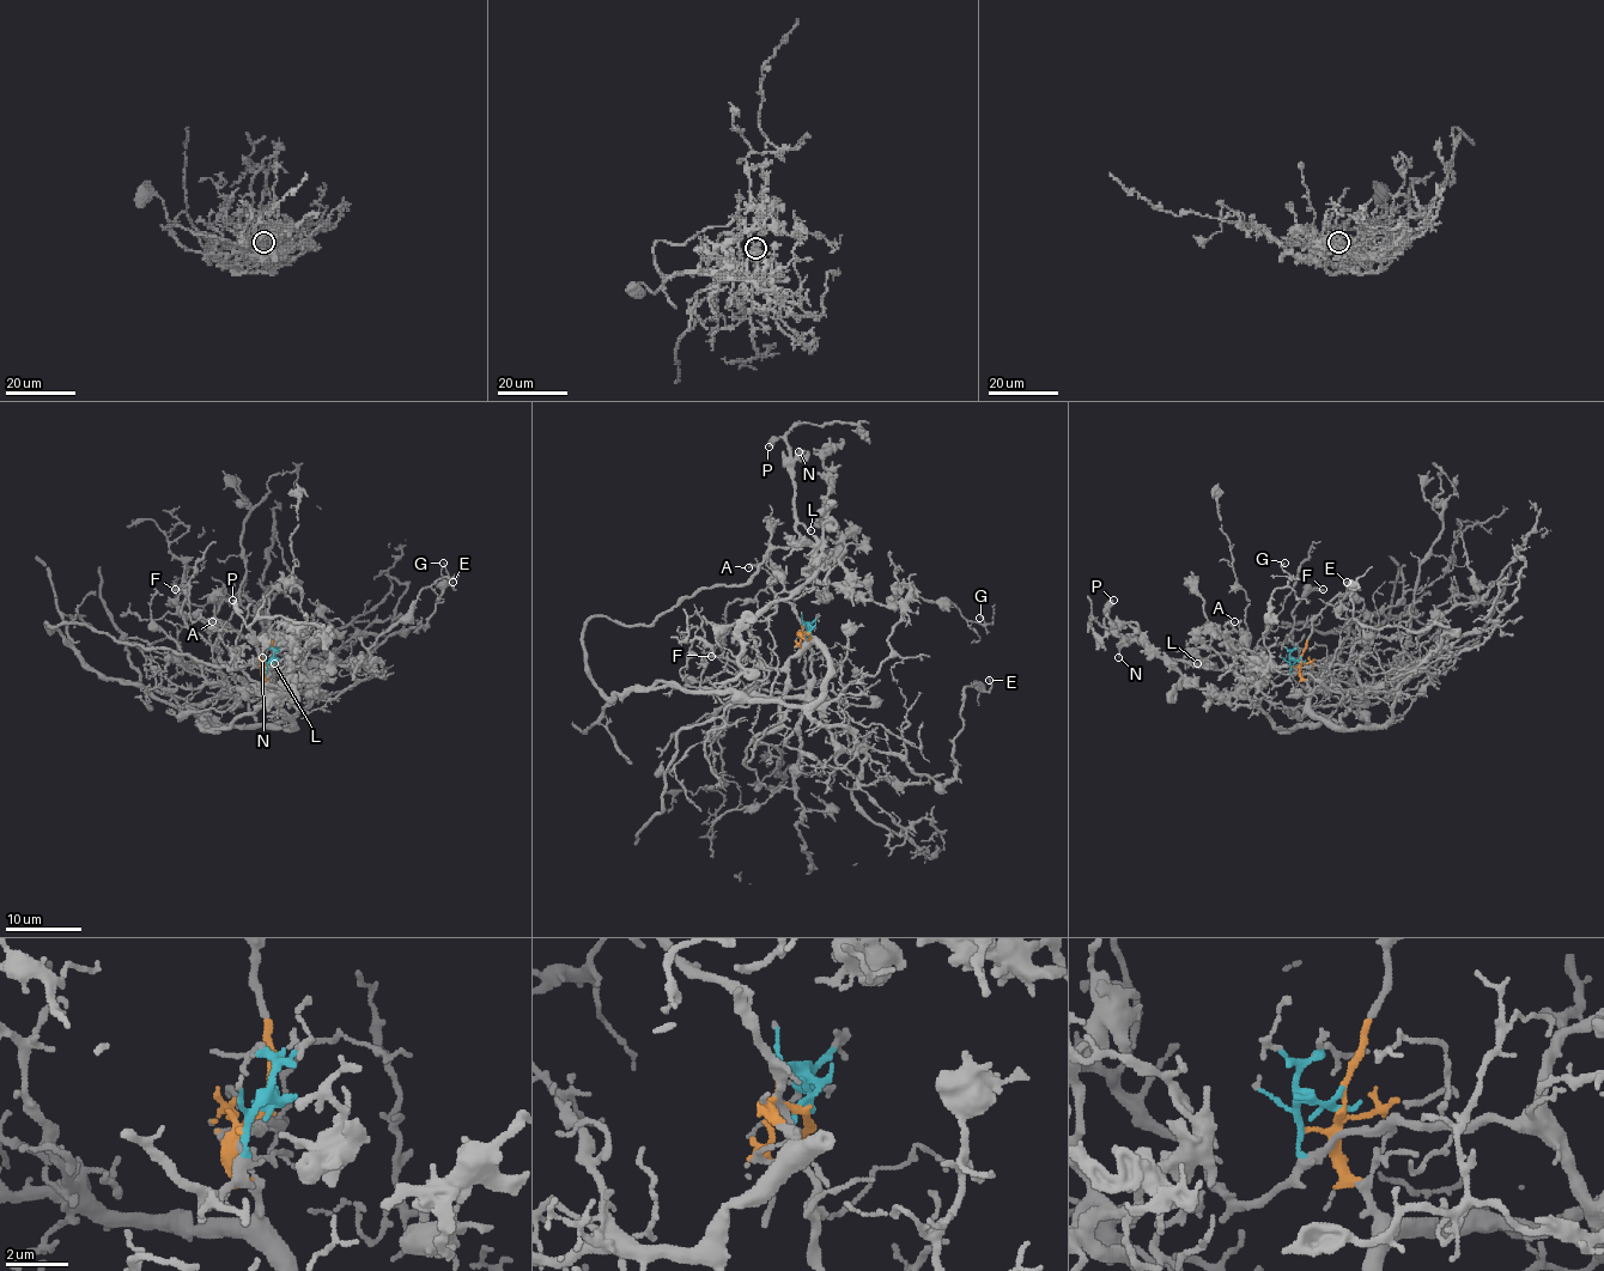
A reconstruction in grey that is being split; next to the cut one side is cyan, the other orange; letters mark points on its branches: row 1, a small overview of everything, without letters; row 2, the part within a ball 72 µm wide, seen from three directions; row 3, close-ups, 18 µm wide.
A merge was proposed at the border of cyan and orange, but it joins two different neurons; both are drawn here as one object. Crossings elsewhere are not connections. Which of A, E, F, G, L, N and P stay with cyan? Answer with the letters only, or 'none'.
A, G

